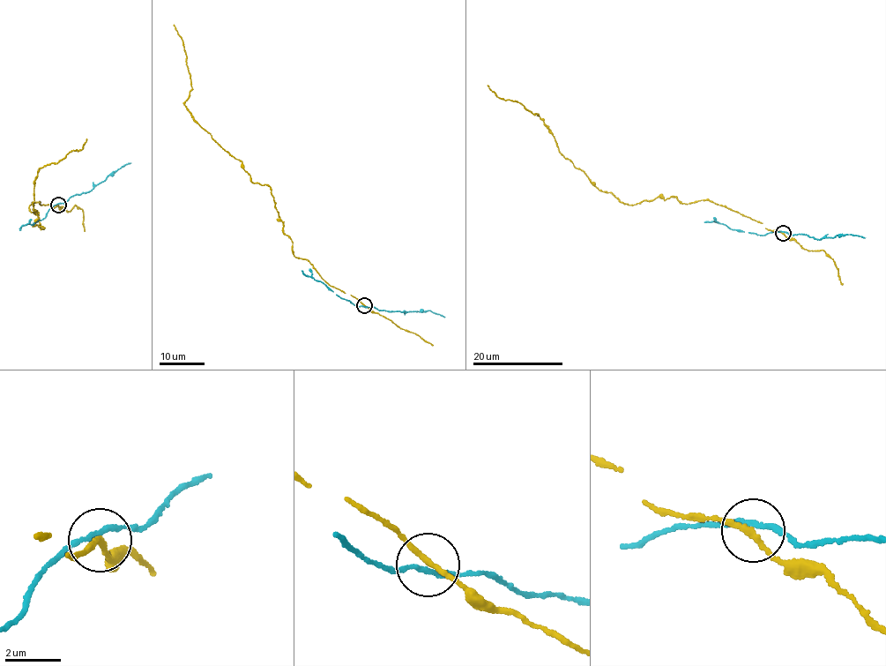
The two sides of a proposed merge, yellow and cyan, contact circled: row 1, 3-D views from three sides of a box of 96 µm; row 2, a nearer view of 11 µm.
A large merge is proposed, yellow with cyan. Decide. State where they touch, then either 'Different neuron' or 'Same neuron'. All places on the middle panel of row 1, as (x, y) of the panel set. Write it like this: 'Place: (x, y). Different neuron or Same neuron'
Place: (364, 305). Same neuron

